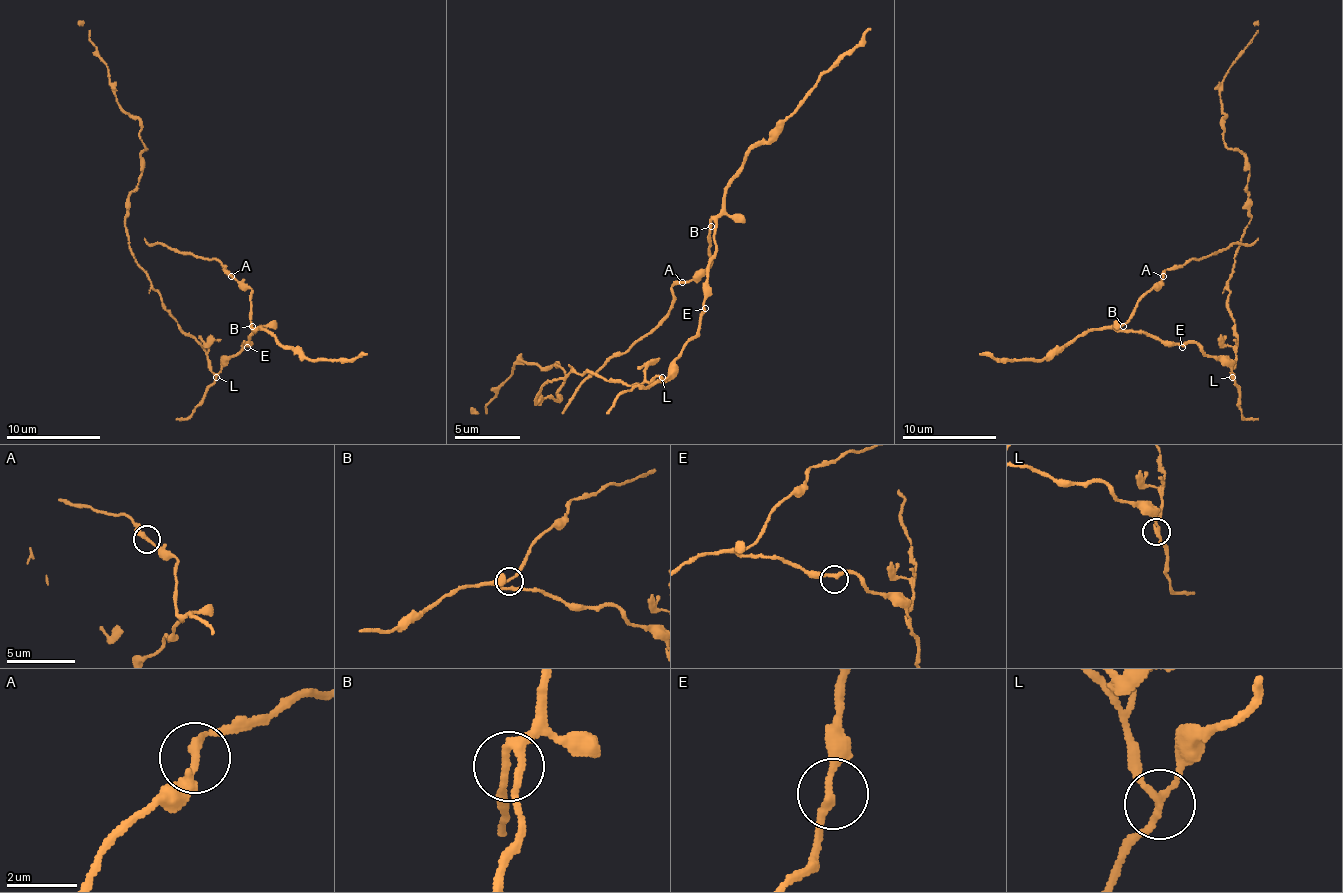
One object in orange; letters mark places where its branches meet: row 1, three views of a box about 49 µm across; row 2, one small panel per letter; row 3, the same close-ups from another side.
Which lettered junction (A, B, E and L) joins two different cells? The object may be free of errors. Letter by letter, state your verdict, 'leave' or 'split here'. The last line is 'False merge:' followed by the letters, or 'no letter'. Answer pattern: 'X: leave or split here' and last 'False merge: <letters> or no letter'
A: leave
B: leave
E: leave
L: split here
False merge: L

